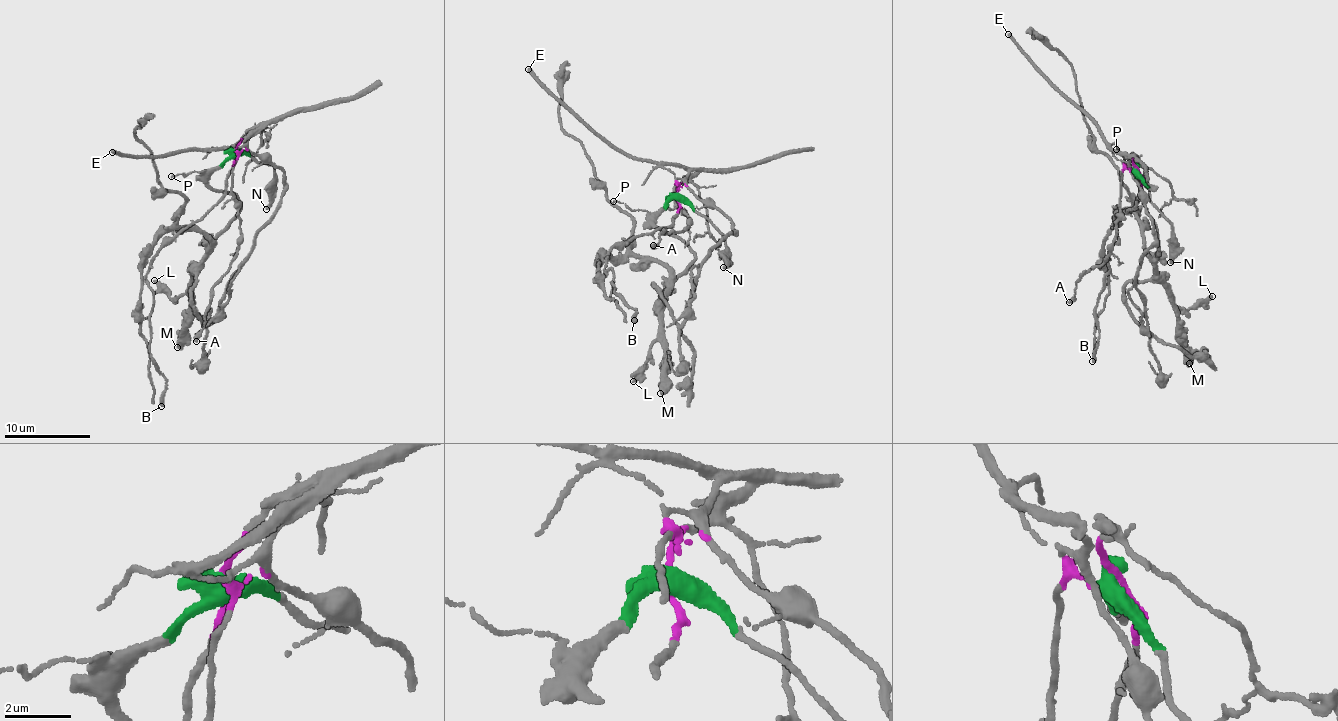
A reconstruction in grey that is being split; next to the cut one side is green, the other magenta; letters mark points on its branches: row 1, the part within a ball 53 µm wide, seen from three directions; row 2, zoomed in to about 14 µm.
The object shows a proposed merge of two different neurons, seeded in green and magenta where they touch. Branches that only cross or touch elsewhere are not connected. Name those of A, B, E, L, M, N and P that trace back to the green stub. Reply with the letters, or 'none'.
L, M, N, P

